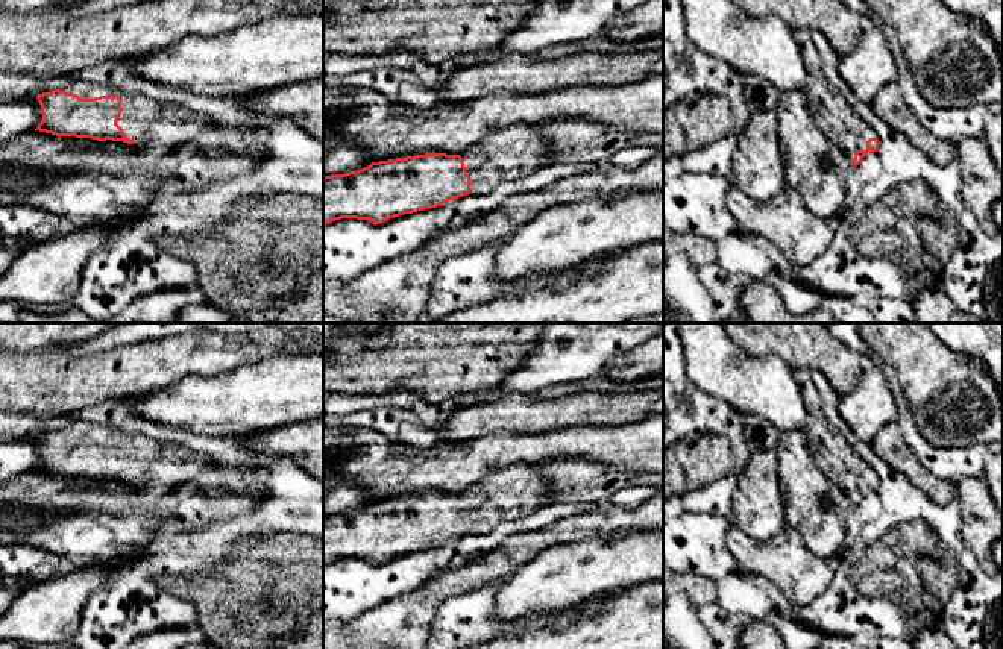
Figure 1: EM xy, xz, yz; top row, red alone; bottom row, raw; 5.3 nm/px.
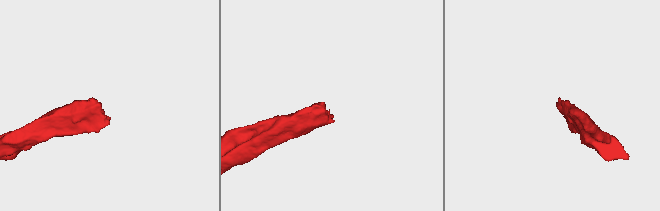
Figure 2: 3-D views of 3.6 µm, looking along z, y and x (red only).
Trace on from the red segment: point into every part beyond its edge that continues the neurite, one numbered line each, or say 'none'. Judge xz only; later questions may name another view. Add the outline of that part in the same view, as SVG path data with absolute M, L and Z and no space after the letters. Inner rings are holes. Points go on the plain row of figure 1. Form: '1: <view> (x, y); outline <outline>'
1: xz (510, 493); outline M511 466L472 485L461 499L470 516L470 534L486 534L505 520L536 509L554 493L542 466Z

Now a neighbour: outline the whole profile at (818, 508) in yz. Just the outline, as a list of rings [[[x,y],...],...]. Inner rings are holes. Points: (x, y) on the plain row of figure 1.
[[[800,431],[783,432],[775,446],[778,458],[778,484],[784,502],[784,519],[803,537],[807,549],[833,561],[845,546],[847,519],[851,508],[845,490],[832,482],[815,464],[809,441]]]

